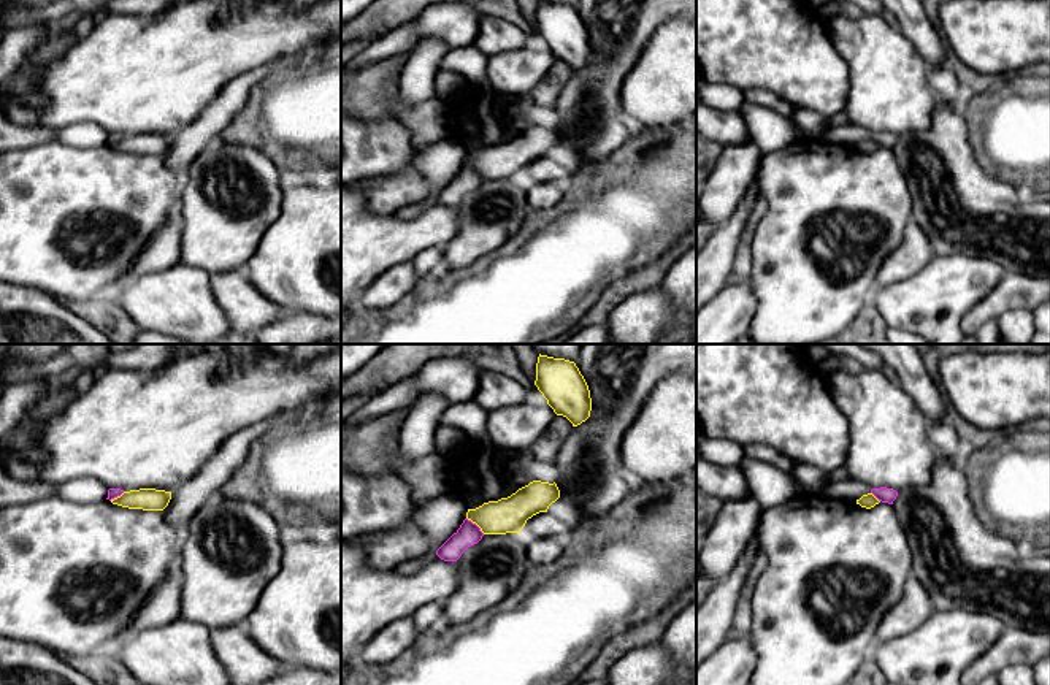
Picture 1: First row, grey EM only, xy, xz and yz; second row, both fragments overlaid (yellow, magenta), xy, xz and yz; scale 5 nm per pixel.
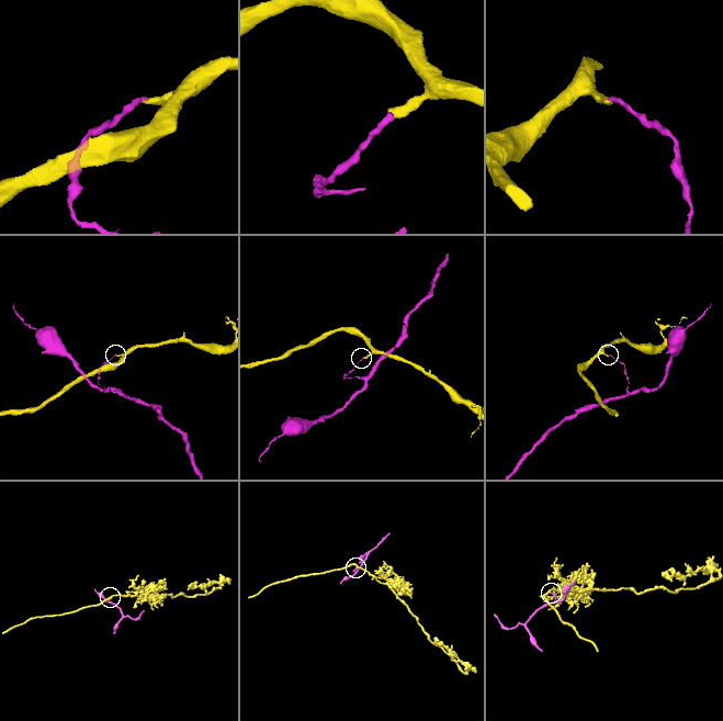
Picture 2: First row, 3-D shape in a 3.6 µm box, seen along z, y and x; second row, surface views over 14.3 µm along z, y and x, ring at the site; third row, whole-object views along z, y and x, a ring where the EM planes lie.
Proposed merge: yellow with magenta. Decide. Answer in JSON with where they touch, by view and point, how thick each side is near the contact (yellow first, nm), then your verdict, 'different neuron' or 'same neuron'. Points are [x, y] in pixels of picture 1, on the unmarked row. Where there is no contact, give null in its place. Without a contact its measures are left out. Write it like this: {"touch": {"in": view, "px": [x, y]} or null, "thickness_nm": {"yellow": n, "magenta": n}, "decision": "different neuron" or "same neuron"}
{"touch": {"in": "xz", "px": [476, 168]}, "thickness_nm": {"yellow": 180, "magenta": 120}, "decision": "different neuron"}

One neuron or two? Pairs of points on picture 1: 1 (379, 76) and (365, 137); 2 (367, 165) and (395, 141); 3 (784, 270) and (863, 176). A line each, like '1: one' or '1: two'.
1: two
2: one
3: one

